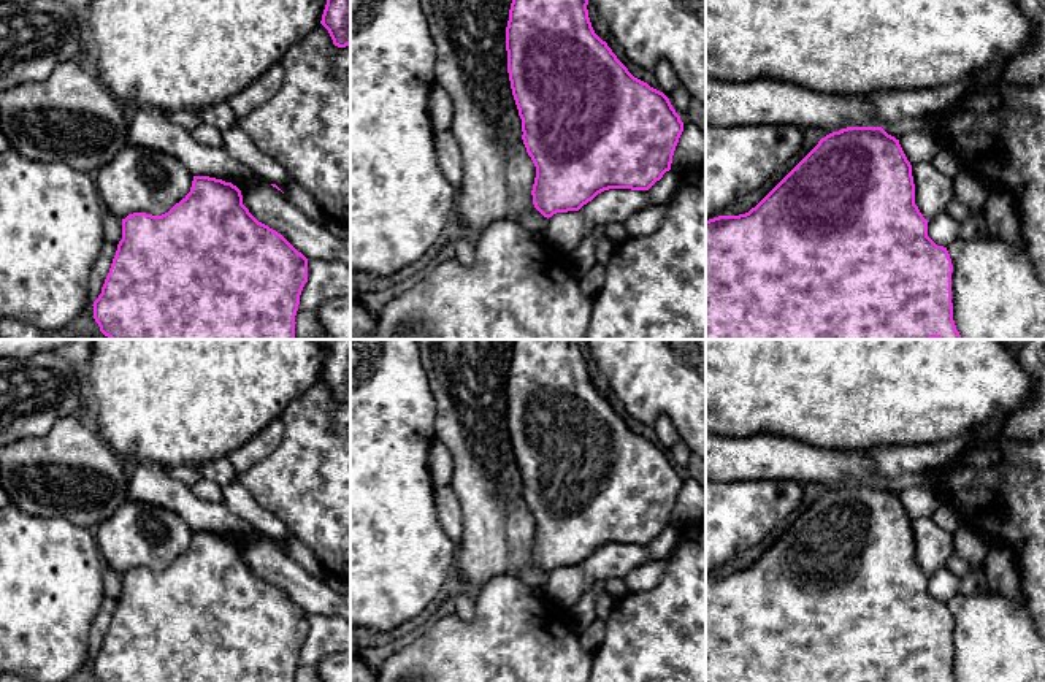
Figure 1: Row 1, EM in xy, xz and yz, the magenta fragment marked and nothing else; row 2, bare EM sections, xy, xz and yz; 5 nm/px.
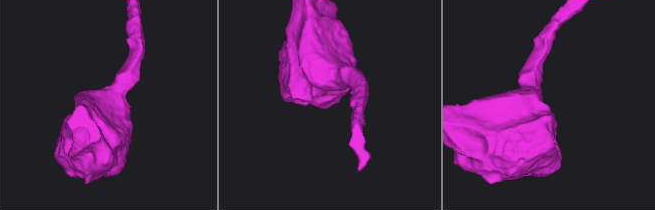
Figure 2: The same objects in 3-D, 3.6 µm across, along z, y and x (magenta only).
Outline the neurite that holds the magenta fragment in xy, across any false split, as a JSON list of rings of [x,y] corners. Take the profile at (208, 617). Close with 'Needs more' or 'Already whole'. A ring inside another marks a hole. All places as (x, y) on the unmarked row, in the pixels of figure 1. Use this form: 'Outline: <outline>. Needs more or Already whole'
Outline: [[[193,531],[190,547],[168,568],[162,571],[133,568],[122,574],[122,595],[117,600],[101,649],[92,660],[94,674],[98,682],[295,682],[300,650],[306,638],[308,614],[281,588],[258,577],[249,568],[236,541],[209,531]]]. Already whole

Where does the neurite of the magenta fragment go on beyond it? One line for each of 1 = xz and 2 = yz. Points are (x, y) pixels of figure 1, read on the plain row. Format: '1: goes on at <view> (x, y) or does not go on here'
1: does not go on here
2: does not go on here

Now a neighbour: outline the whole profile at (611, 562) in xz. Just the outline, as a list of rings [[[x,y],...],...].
[[[604,546],[579,565],[585,576],[585,592],[598,582],[623,579],[630,571],[647,561],[649,546]]]

